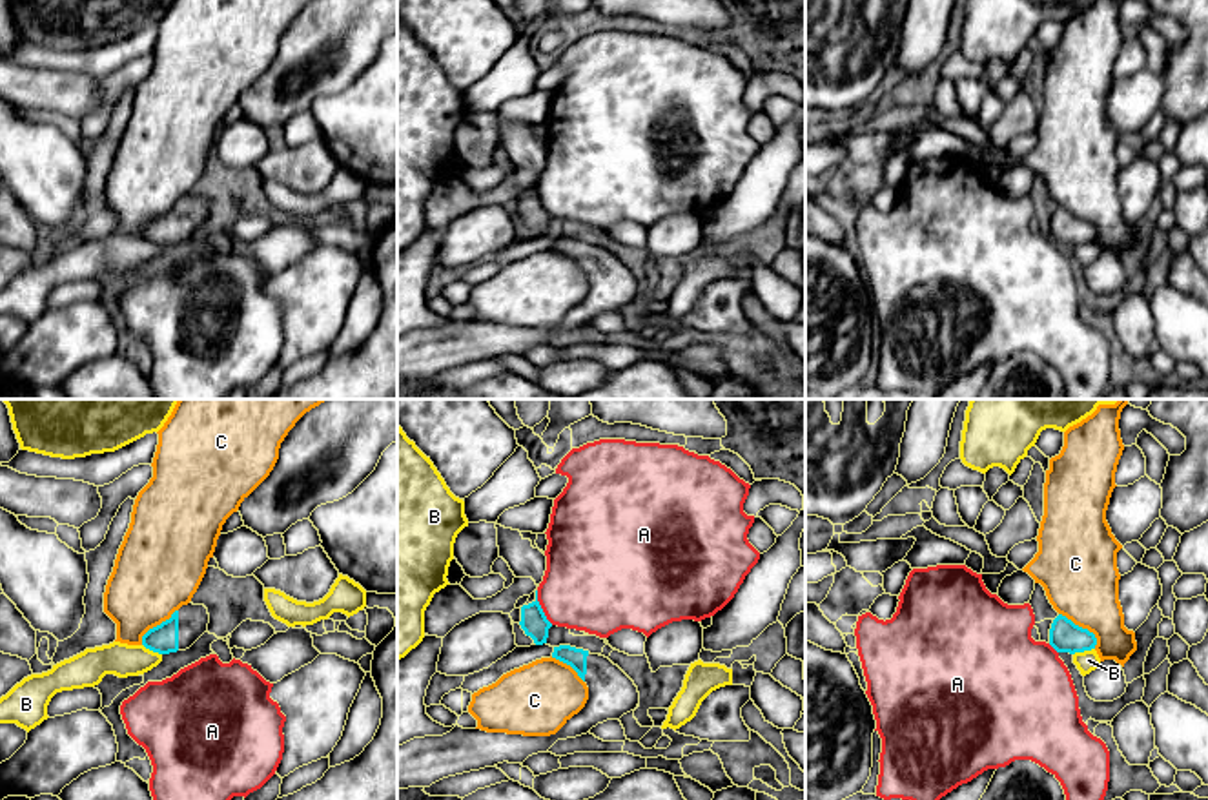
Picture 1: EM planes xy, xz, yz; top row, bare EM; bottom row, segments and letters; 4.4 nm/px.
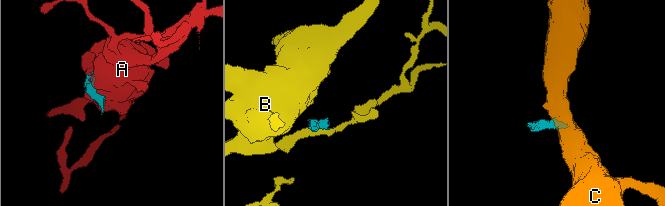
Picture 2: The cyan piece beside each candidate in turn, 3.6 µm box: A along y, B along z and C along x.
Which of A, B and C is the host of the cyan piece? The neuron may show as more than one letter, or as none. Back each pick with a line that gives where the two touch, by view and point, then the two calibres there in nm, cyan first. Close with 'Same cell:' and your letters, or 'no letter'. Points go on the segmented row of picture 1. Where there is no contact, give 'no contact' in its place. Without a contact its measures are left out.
Same cell: no letter

